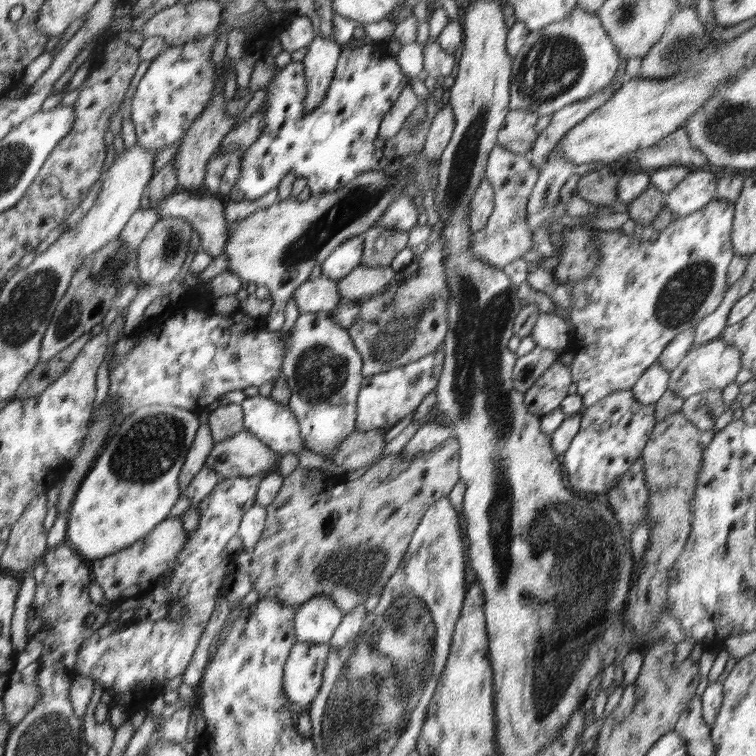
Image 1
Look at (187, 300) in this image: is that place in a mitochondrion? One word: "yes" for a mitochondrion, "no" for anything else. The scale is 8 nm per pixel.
no

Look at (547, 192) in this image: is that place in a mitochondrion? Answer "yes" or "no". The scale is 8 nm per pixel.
yes

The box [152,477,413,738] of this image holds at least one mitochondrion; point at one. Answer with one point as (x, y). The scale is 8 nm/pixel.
(357, 569)

